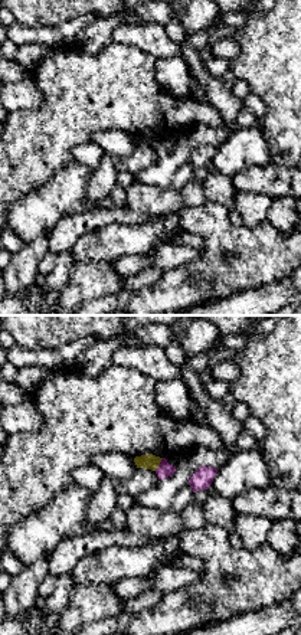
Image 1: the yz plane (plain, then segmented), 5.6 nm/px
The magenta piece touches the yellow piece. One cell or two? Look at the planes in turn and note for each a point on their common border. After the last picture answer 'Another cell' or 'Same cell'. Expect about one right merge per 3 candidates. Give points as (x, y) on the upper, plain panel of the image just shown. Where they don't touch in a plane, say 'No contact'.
Touches magenta at (160, 141)

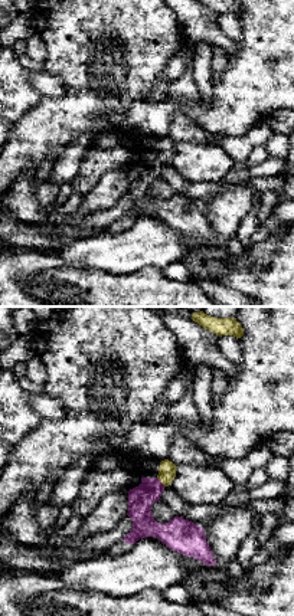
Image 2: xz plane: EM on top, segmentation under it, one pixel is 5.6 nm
Touches magenta at (160, 160)

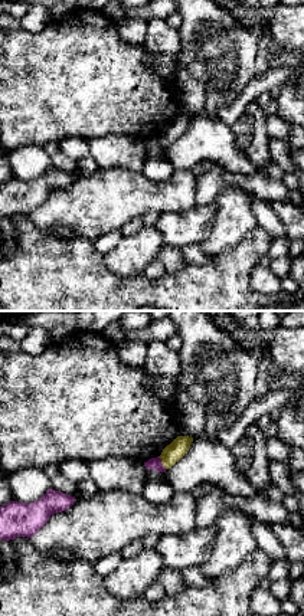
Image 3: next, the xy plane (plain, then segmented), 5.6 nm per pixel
Touches magenta at (160, 140)

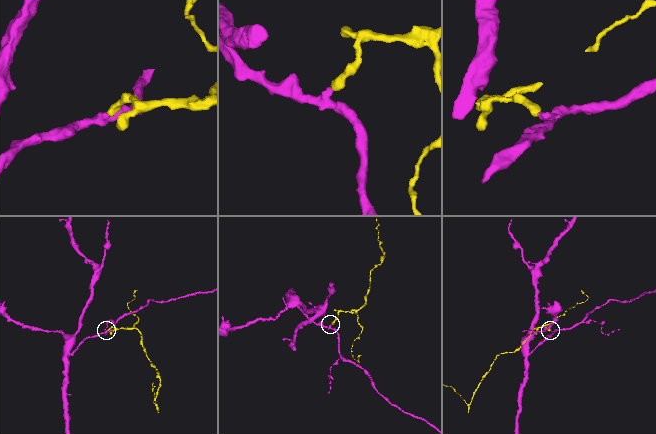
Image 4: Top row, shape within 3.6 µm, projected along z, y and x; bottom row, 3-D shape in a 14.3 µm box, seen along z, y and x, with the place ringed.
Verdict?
Another cell

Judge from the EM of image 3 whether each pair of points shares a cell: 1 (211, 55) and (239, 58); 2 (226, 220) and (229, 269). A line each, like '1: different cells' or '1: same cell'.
1: same cell
2: different cells

